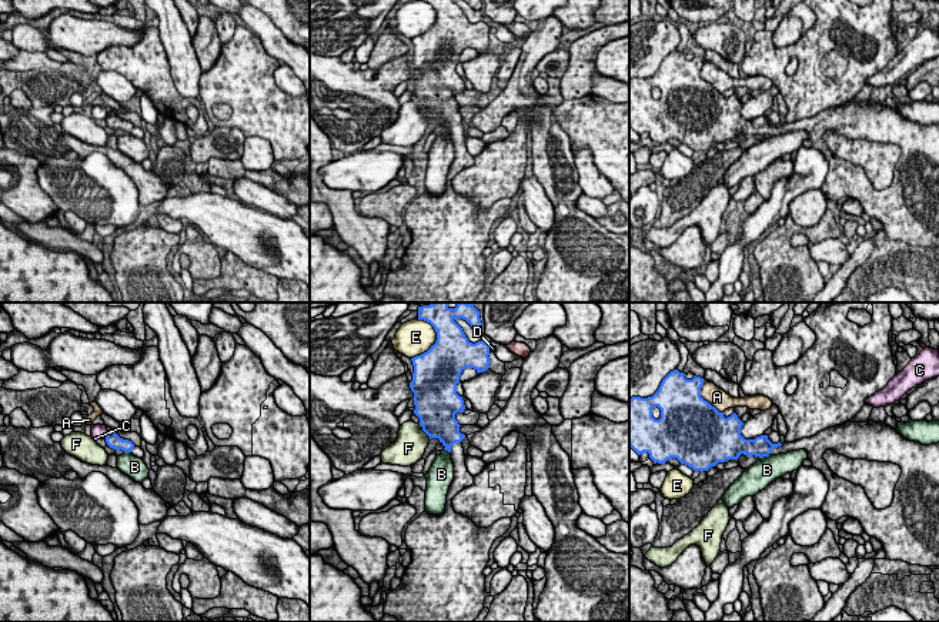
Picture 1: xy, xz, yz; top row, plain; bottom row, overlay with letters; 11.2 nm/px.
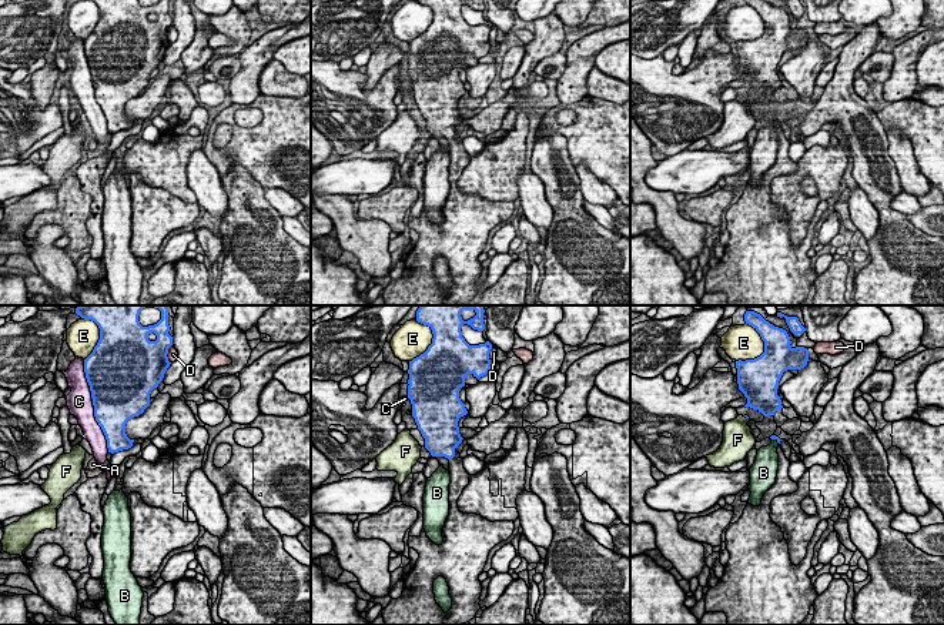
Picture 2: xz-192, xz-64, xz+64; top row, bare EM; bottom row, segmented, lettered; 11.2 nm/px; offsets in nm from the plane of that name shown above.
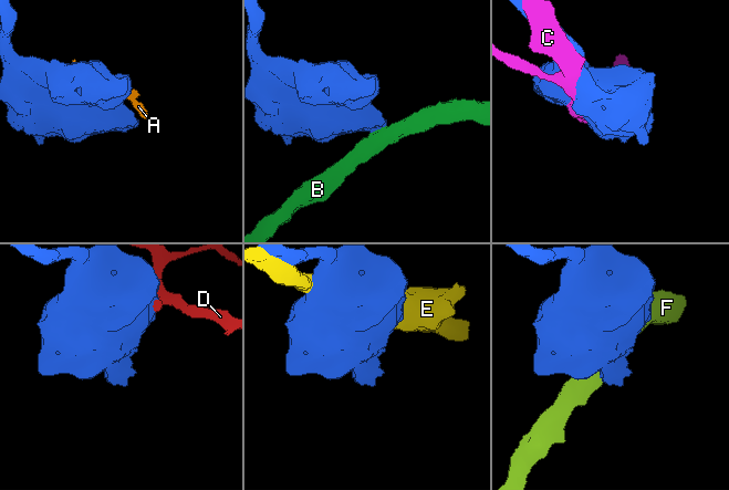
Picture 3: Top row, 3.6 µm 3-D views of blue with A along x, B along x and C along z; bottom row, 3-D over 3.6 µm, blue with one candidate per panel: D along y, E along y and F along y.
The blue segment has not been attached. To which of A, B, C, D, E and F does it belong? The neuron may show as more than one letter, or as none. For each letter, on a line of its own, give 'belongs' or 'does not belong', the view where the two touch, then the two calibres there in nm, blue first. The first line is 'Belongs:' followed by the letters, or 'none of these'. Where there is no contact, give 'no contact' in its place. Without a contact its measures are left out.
Belongs: none of these
A: does not belong; meets blue in yz; 500 nm thick on the blue side, 220 nm on the other
B: does not belong; meets blue in yz; 240 nm thick on the blue side, 300 nm on the other
C: does not belong; meets blue in xy; 160 nm thick on the blue side, 160 nm on the other
D: does not belong; meets blue in xz; 280 nm thick on the blue side, 60 nm on the other
E: does not belong; meets blue in xz; 460 nm thick on the blue side, 400 nm on the other
F: does not belong; meets blue in xz; 420 nm thick on the blue side, 340 nm on the other

